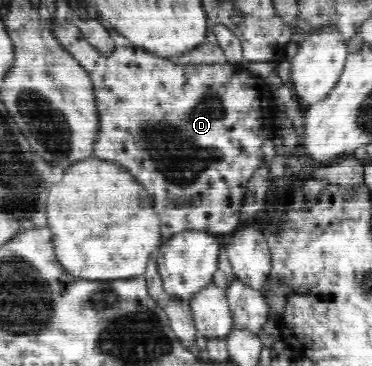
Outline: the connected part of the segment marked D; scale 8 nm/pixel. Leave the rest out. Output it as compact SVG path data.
M59 22L52 25L53 33L61 46L68 52L79 64L91 74L91 82L95 82L95 102L97 102L97 111L100 122L100 137L96 143L94 157L97 159L111 162L116 165L121 165L131 176L135 177L136 181L144 187L149 196L153 198L153 206L155 212L159 215L161 241L167 241L174 234L185 232L209 232L209 234L227 234L227 232L235 232L235 228L239 226L239 220L243 218L239 210L241 210L241 203L243 203L244 195L246 194L247 184L250 177L253 177L257 170L261 169L263 165L261 162L265 160L261 154L261 144L273 134L276 128L274 123L275 101L273 100L273 93L267 92L268 96L269 116L263 116L265 112L265 104L259 108L259 88L269 88L265 86L265 81L261 82L259 77L255 77L246 67L238 65L227 64L202 64L202 65L183 65L171 61L169 58L158 57L150 53L142 47L136 47L124 37L114 36L115 50L113 56L101 56L101 53L94 48L83 38L80 28L77 28L72 23Z

